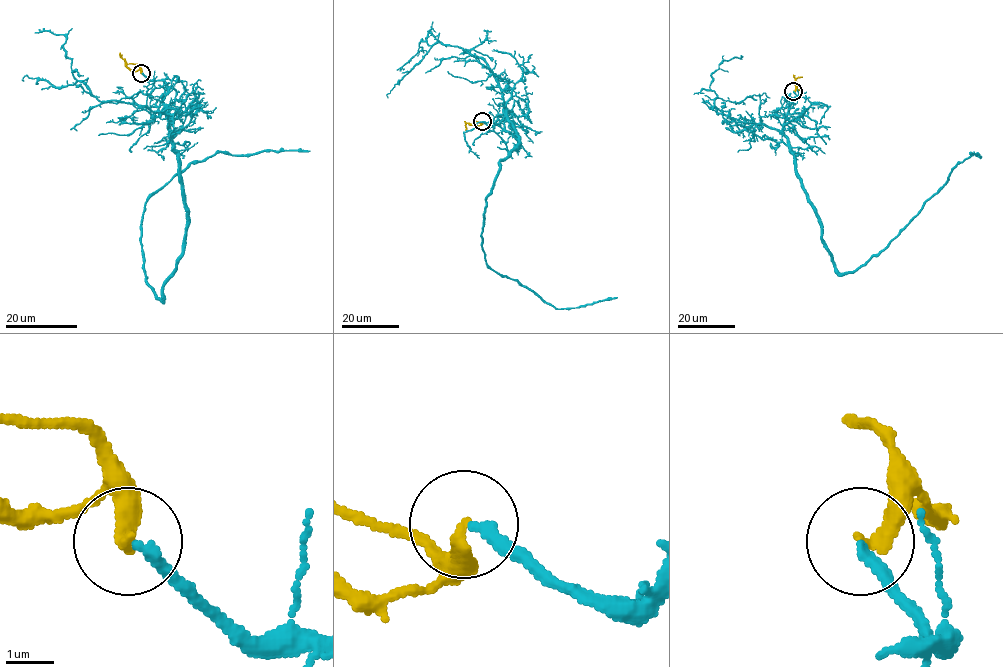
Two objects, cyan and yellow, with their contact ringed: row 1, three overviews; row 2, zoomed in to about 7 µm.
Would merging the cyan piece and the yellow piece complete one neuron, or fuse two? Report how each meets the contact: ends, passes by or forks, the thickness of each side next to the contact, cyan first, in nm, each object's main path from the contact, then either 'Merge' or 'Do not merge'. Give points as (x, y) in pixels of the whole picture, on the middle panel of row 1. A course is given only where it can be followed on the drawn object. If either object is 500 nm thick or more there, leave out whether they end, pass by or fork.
At the ring cyan ends. At the ring yellow ends. Thickness 200 nm (cyan) against 300 nm. Course of cyan: (482, 121), (493, 126), (506, 111), (518, 137), (486, 200), (486, 263), (558, 309), (617, 297). Course of yellow: (482, 121), (474, 126), (467, 123), (465, 130). Merge

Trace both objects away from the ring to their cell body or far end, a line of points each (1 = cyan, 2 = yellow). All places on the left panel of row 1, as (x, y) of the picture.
1: (142, 72), (168, 89), (186, 211), (159, 299), (143, 267), (146, 202), (221, 152), (309, 151)
2: (141, 72), (132, 71), (120, 54)

